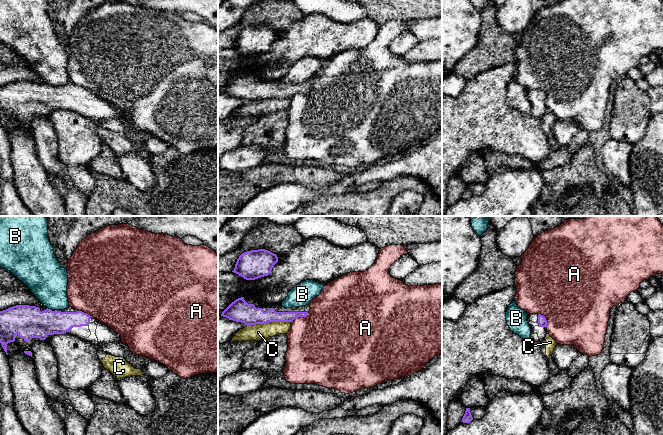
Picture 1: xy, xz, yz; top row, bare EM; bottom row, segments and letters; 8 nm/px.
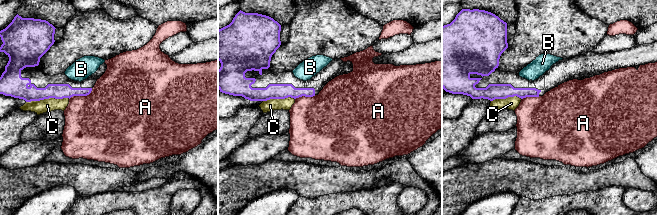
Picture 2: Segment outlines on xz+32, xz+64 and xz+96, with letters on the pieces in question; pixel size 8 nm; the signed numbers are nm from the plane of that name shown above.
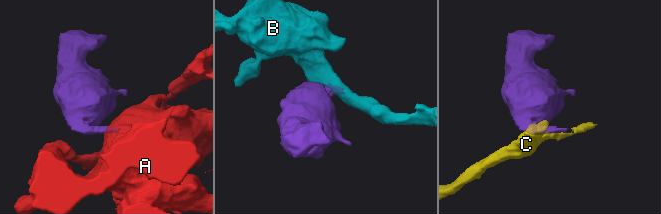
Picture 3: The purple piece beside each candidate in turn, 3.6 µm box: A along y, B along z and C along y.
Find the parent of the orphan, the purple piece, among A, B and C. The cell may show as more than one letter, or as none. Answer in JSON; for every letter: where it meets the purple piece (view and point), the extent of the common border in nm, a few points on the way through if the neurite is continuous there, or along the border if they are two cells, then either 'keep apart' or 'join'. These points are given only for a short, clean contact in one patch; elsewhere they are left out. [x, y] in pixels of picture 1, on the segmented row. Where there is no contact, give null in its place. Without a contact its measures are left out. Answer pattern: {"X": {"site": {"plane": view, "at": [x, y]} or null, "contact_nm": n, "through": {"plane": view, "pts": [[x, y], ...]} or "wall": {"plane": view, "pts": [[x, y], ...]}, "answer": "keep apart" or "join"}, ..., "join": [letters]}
{"A": {"site": {"plane": "xz", "at": [300, 316]}, "contact_nm": 170, "wall": {"plane": "xz", "pts": [[309, 313], [304, 316], [298, 316], [291, 322]]}, "answer": "keep apart"}, "B": {"site": {"plane": "xy", "at": [49, 309]}, "contact_nm": 50, "wall": {"plane": "xy", "pts": [[47, 307], [51, 310]]}, "answer": "keep apart"}, "C": {"site": {"plane": "xz", "at": [268, 322]}, "contact_nm": 360, "wall": {"plane": "xz", "pts": [[290, 321], [269, 321], [249, 324], [247, 326]]}, "answer": "keep apart"}, "join": []}

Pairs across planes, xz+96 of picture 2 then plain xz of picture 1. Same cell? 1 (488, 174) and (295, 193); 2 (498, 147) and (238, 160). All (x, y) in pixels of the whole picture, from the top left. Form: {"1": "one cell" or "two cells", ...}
{"1": "two cells", "2": "one cell"}

